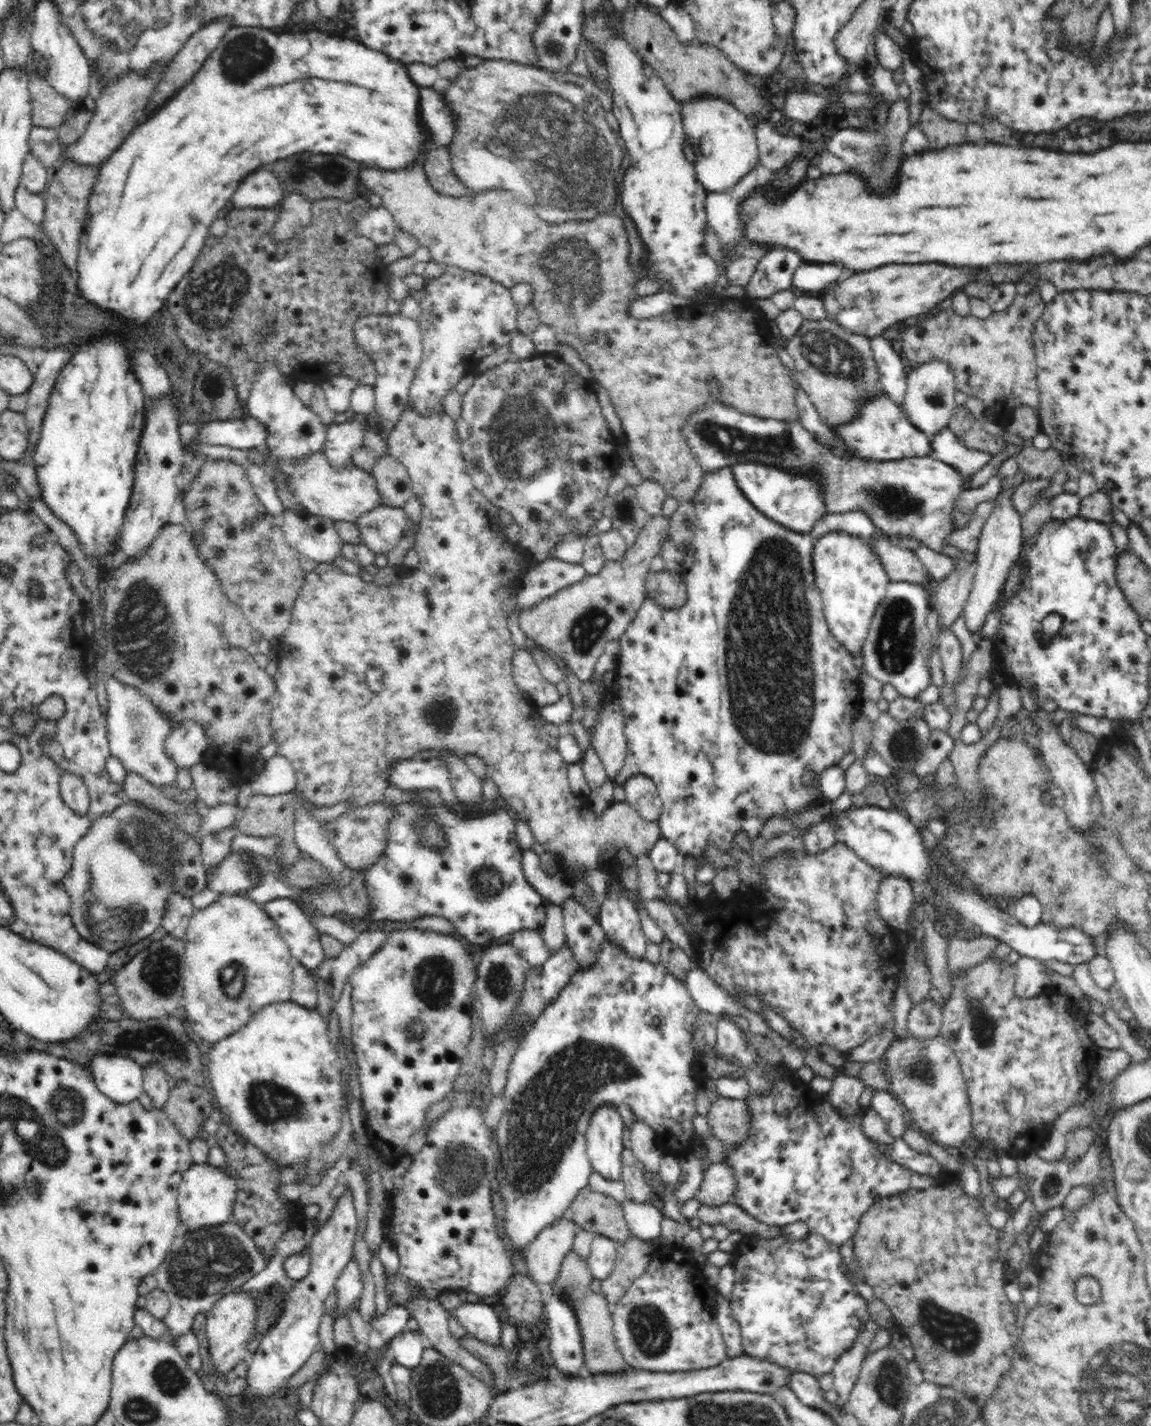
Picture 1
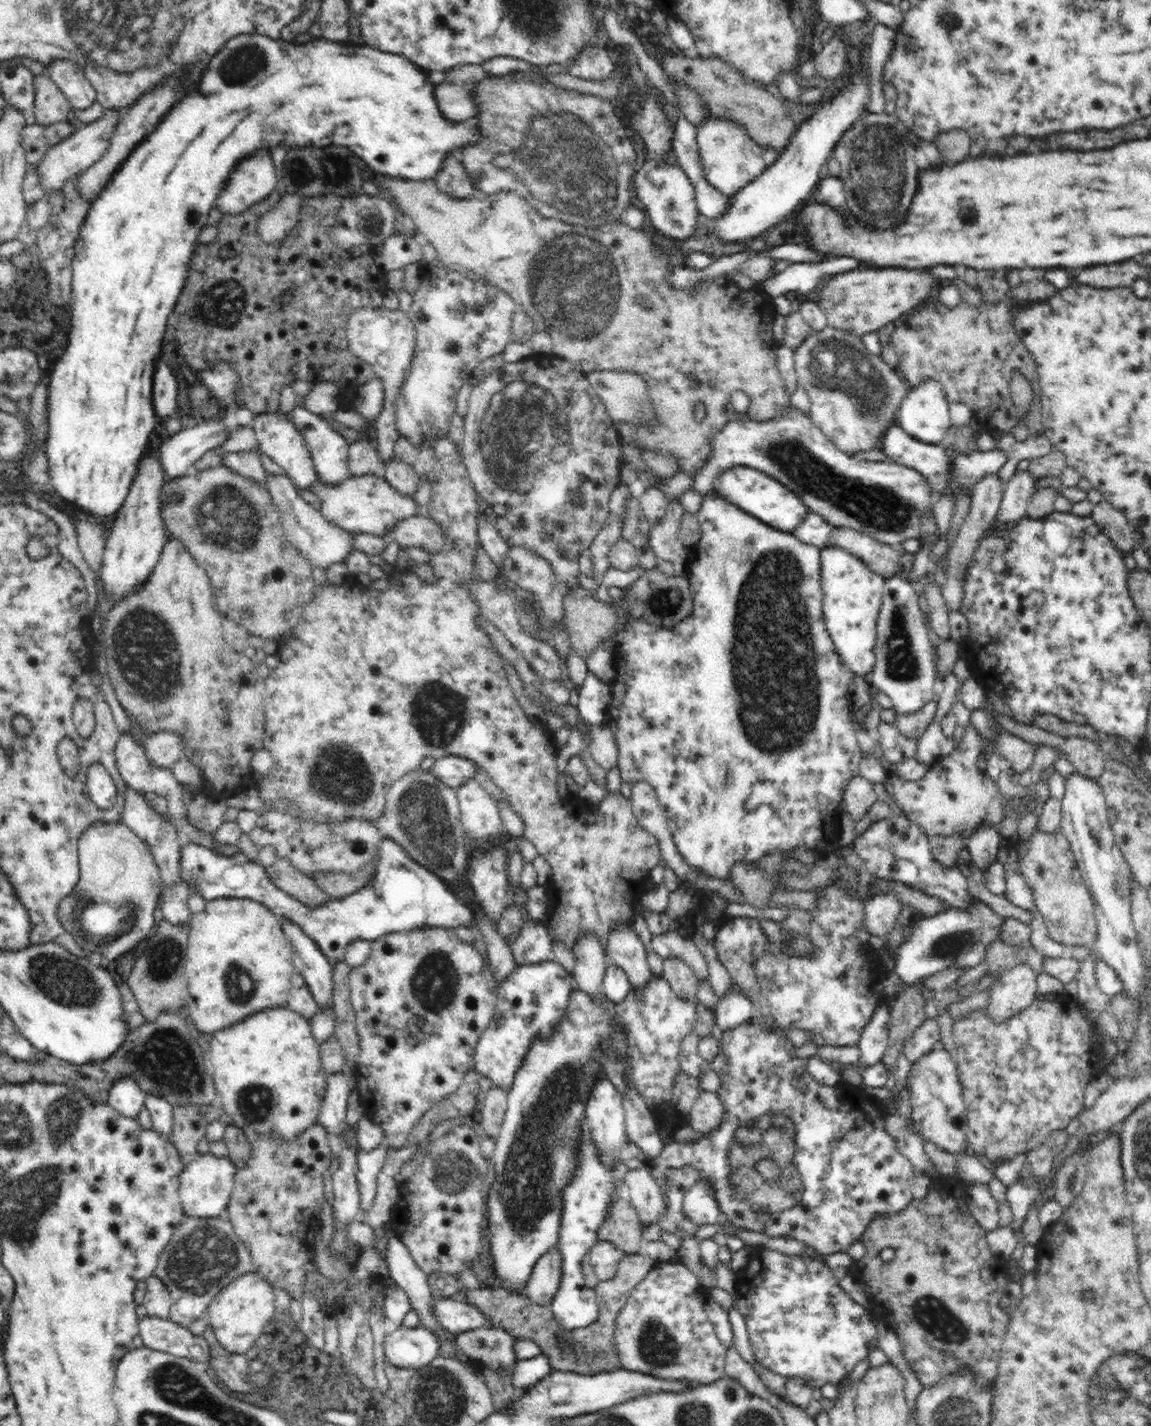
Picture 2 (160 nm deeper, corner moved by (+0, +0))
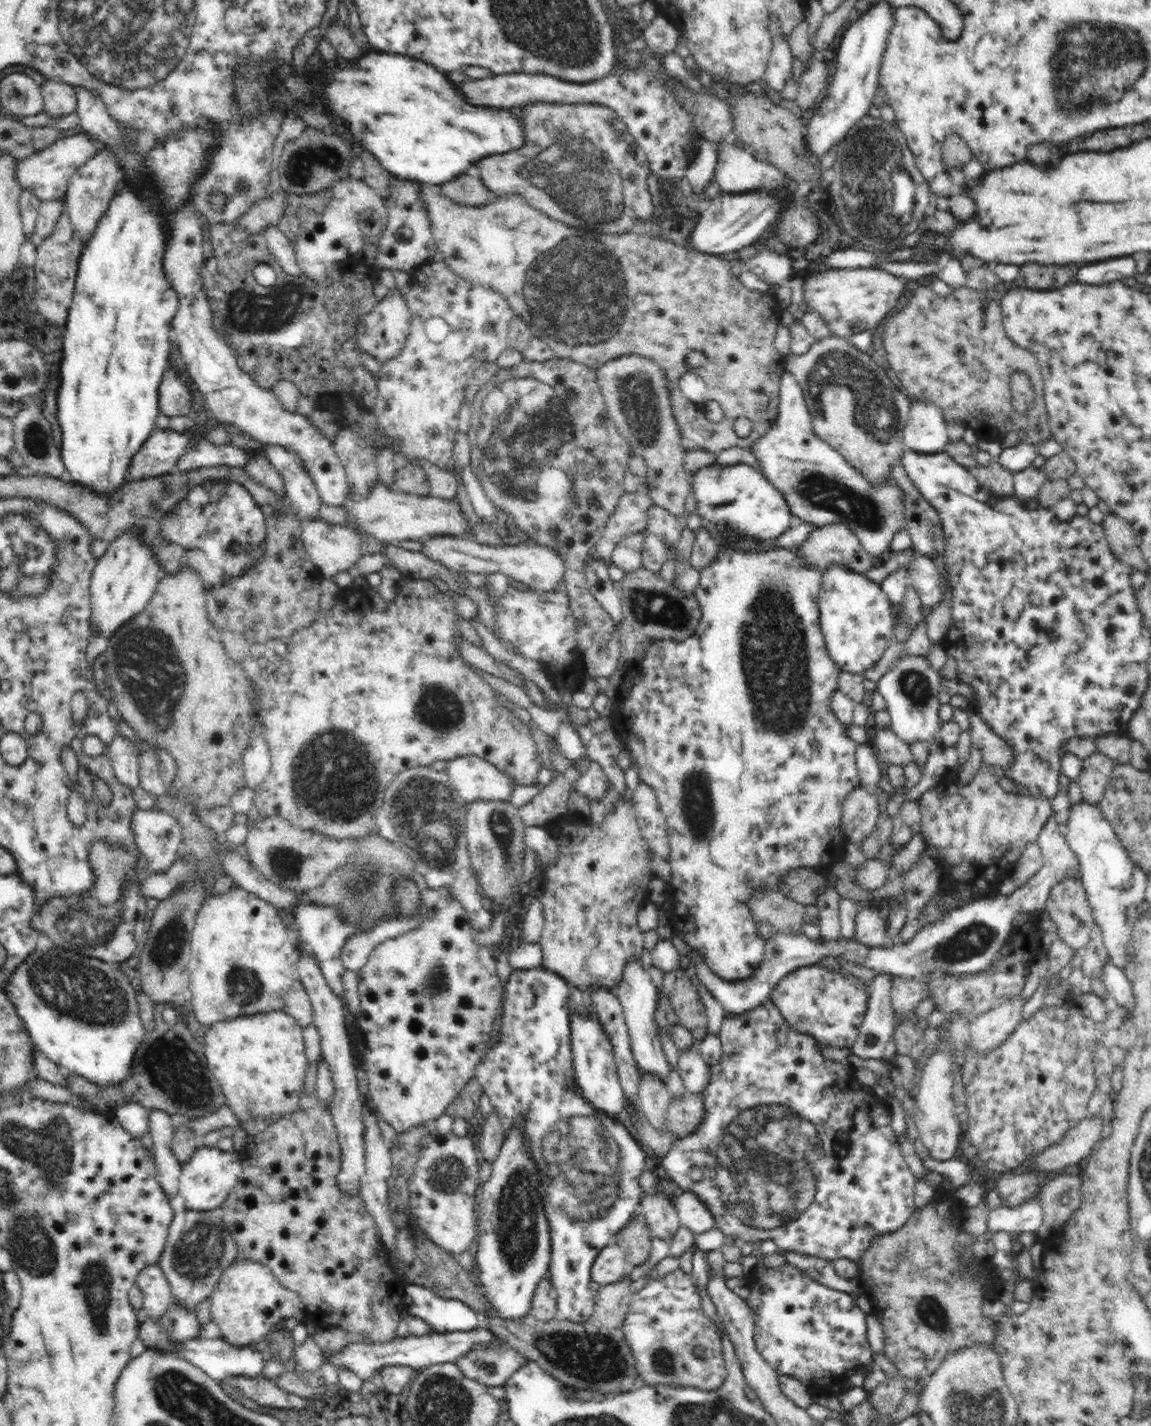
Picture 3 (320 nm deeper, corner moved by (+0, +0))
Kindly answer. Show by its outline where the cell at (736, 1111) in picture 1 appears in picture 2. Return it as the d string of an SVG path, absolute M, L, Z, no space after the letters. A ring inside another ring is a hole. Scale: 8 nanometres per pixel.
M701 1091L688 1113L688 1124L700 1133L709 1133L722 1120L724 1105L717 1093Z

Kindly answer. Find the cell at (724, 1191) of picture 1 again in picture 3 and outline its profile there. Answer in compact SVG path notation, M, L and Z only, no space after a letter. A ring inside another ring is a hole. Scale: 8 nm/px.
M684 1192L679 1195L674 1205L681 1226L685 1226L695 1235L716 1228L712 1213L693 1192Z

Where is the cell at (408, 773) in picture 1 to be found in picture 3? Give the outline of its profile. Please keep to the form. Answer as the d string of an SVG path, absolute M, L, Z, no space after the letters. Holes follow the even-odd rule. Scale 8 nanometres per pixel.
M466 755L446 761L447 780L462 794L464 802L500 800L508 802L516 781L478 755Z

